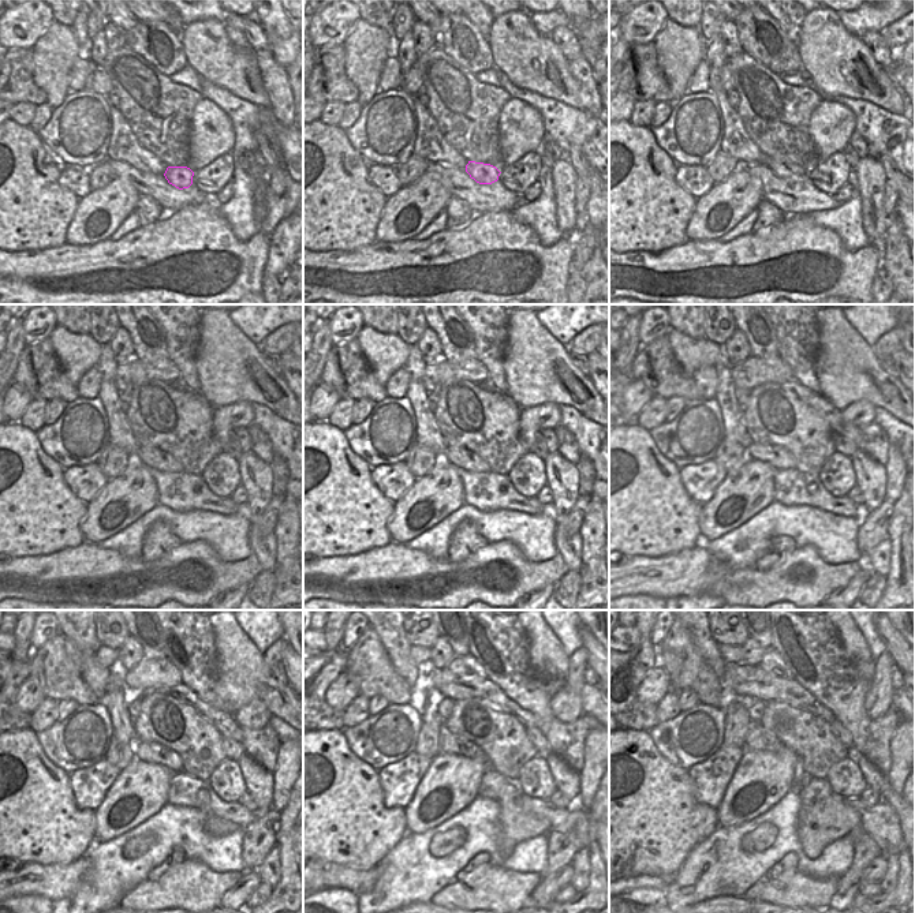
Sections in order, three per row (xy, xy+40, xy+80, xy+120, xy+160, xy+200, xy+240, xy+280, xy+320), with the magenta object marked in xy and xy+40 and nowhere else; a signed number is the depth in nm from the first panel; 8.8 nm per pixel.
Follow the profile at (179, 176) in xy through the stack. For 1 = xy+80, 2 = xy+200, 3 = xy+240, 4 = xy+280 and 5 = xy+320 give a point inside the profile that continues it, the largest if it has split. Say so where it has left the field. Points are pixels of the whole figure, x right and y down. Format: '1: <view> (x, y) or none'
1: xy+80 (783, 169)
2: xy+200 (779, 457)
3: xy+240 (150, 752)
4: xy+280 (451, 743)
5: xy+320 (758, 737)

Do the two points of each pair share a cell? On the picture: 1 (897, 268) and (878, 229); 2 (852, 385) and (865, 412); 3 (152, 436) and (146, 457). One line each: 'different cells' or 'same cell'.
1: different cells
2: different cells
3: different cells

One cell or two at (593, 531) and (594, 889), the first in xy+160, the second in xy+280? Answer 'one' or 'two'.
one

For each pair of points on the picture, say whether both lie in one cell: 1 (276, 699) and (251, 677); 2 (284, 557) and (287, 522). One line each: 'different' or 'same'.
1: same
2: same

